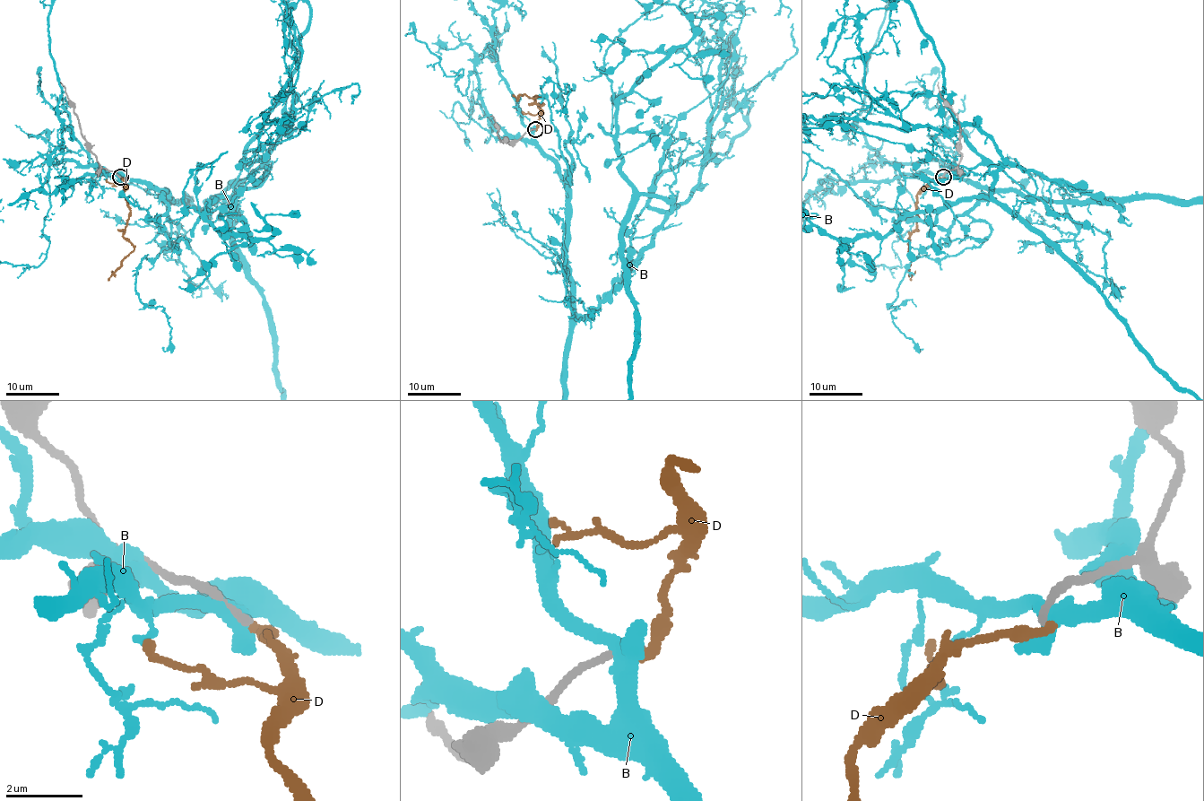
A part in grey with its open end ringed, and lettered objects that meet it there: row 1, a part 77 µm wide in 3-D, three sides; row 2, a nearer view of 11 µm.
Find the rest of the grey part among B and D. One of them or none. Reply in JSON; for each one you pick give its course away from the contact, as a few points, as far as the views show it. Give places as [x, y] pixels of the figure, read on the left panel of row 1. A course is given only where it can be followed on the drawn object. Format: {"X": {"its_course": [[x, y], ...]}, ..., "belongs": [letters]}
{"belongs": []}

